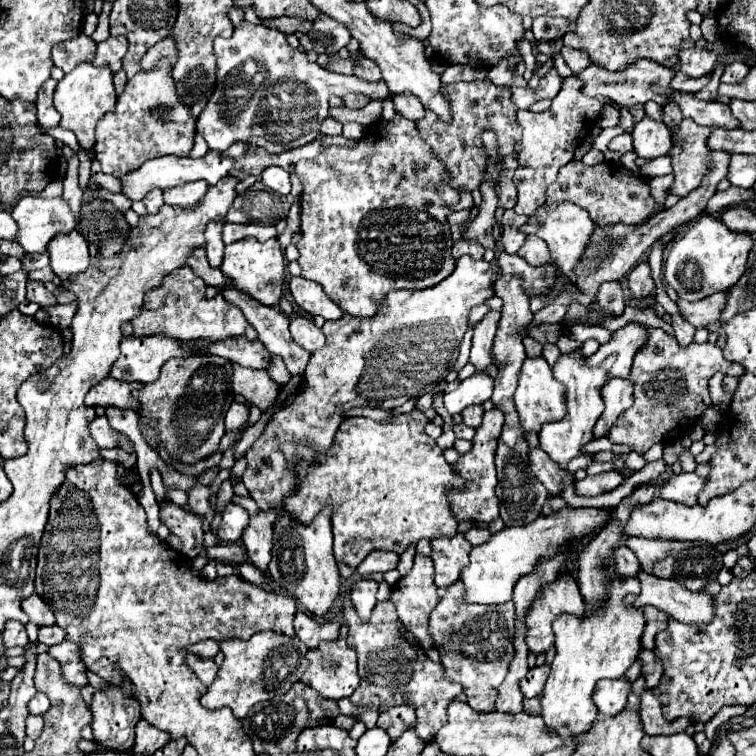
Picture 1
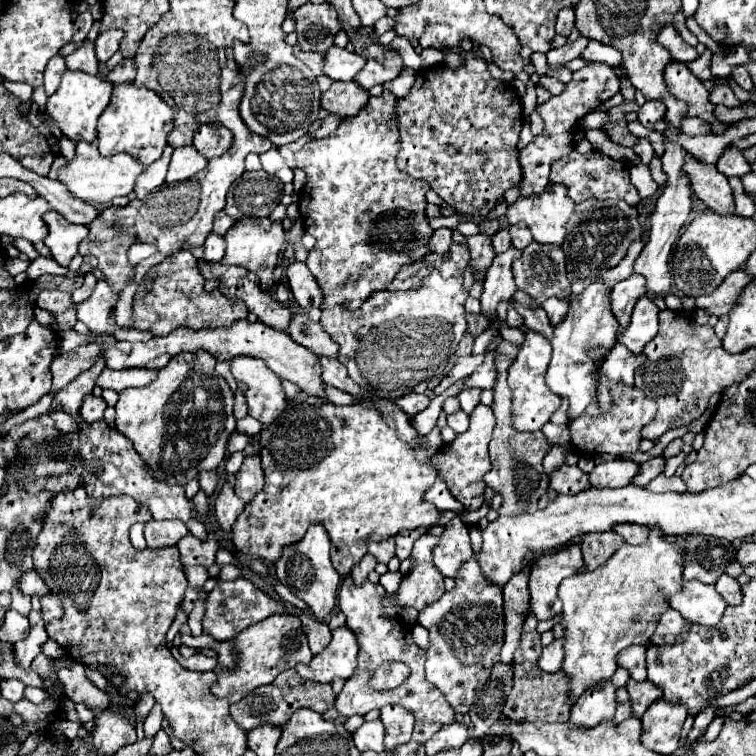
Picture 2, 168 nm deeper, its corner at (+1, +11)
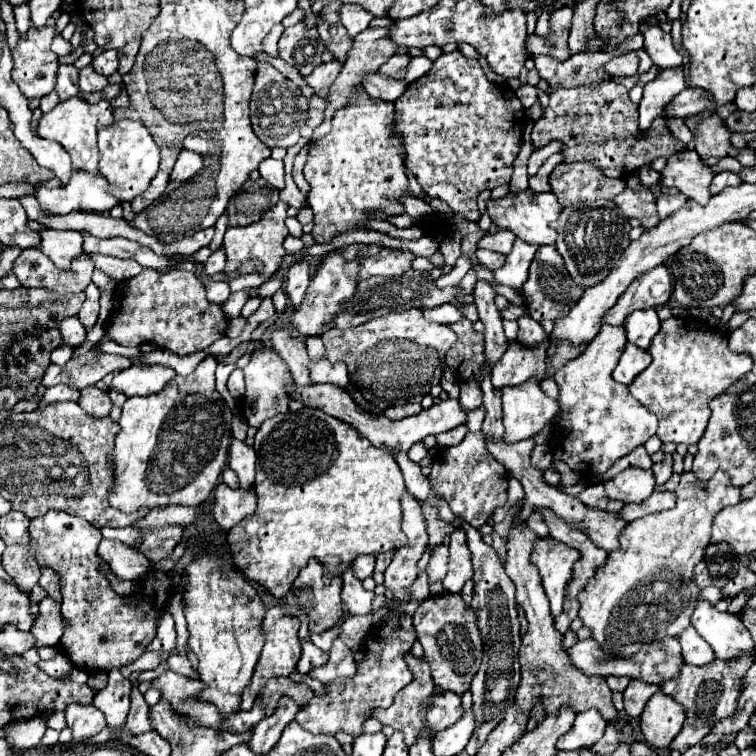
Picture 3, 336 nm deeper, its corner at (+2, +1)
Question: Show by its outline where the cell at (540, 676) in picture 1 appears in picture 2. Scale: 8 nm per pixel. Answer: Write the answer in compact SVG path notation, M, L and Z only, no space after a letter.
M557 638L557 640L553 640L549 646L543 648L539 666L541 666L545 672L559 672L559 670L561 670L561 664L563 664L563 658L565 658L563 644L565 644L565 638Z

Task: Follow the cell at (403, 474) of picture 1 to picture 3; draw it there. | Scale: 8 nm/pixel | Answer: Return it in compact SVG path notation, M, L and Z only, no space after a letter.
M312 408L286 412L286 414L280 414L276 418L268 418L268 422L264 422L258 428L258 432L254 436L254 450L256 450L256 484L254 484L254 490L258 496L256 512L250 514L248 518L244 518L244 522L234 526L232 530L228 530L226 542L228 542L228 552L232 556L234 566L248 580L262 584L274 598L282 598L288 592L288 588L294 582L294 578L298 576L300 568L304 568L310 558L318 558L324 564L324 570L328 576L342 576L342 572L362 554L378 554L378 552L398 550L398 548L408 544L408 538L402 532L402 502L400 502L404 492L408 492L408 490L404 486L404 476L400 474L400 468L394 460L394 454L386 446L374 446L372 442L368 442L368 438L360 436L358 430L354 426L350 426L348 422L340 422L340 420L324 414L322 410L312 410Z

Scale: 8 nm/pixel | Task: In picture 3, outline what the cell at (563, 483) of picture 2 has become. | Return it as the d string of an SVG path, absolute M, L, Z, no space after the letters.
M600 482L586 486L586 488L578 494L578 498L580 498L580 502L584 502L584 504L590 506L590 508L600 508L600 510L606 510L606 512L620 512L622 506L624 506L624 502L606 498L604 486L602 486Z

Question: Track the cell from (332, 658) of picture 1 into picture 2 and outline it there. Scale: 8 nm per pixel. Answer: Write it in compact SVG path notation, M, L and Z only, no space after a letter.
M337 628L333 630L331 644L309 664L299 664L295 670L301 678L317 680L317 682L331 682L335 676L349 678L357 668L357 652L359 644L349 632L349 628Z

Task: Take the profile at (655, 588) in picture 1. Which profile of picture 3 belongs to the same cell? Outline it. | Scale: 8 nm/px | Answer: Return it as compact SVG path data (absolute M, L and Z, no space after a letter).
M698 596L696 608L690 618L696 632L712 646L714 654L722 660L732 660L738 654L752 650L754 642L736 614L720 612L706 598Z

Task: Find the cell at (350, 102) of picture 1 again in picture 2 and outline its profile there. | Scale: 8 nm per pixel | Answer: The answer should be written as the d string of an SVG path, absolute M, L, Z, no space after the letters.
M333 82L331 88L321 94L321 108L329 114L353 116L365 106L367 100L369 92L361 90L355 82Z

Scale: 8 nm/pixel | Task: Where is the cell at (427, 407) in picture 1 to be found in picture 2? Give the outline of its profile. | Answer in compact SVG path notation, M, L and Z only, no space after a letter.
M411 392L411 394L407 394L407 396L401 396L395 404L407 414L407 416L415 416L415 414L419 414L419 412L423 412L427 406L429 406L429 396L427 394L415 394L415 392Z

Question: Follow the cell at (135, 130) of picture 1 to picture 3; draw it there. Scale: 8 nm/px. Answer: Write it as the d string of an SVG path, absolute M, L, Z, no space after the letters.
M116 120L112 126L102 126L98 130L98 148L100 148L100 174L108 178L110 192L120 198L120 202L130 202L142 194L150 180L156 176L160 164L160 148L156 146L152 134L142 120Z

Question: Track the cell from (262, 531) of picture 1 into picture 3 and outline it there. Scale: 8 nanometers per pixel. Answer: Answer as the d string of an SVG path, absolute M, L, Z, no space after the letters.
M232 440L228 450L228 466L238 474L240 486L244 490L254 488L254 476L256 476L256 454L252 446L246 446L242 440Z

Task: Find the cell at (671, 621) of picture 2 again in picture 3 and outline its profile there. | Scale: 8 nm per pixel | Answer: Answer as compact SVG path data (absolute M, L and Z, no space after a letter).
M688 626L676 638L678 638L680 646L682 646L682 658L684 658L686 664L706 666L706 664L710 664L716 658L712 648L708 646L708 642L692 626Z

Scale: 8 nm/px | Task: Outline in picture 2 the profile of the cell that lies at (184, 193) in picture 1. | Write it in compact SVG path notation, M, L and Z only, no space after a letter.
M193 146L175 148L171 166L169 166L169 174L167 174L167 182L173 184L173 182L189 180L197 172L201 172L205 166L207 166L207 158L201 156Z

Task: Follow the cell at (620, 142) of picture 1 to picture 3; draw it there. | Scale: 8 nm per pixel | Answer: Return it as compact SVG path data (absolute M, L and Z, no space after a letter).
M648 166L640 168L640 170L638 170L638 176L640 176L640 180L642 180L644 186L652 186L652 184L656 184L656 182L660 180L660 174L658 174L656 170L648 168Z

